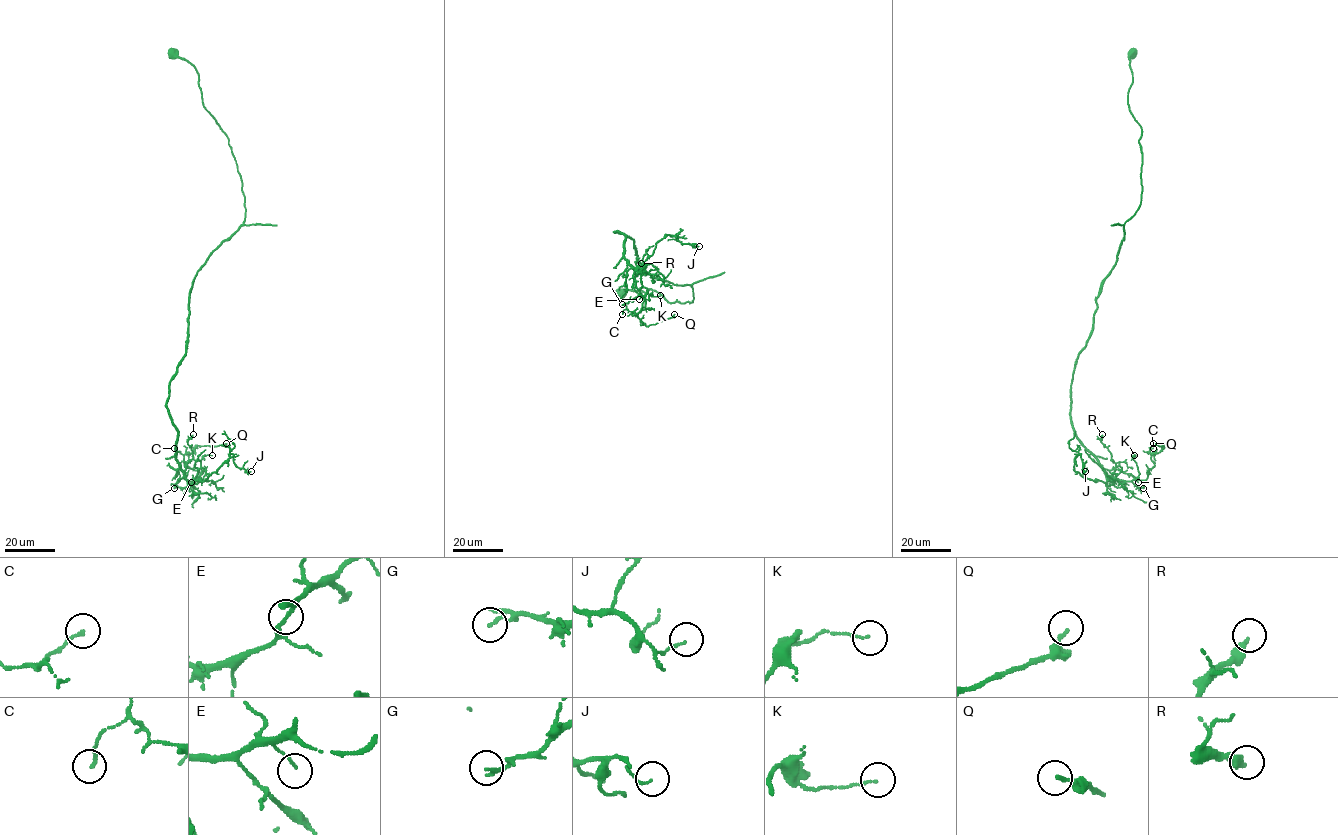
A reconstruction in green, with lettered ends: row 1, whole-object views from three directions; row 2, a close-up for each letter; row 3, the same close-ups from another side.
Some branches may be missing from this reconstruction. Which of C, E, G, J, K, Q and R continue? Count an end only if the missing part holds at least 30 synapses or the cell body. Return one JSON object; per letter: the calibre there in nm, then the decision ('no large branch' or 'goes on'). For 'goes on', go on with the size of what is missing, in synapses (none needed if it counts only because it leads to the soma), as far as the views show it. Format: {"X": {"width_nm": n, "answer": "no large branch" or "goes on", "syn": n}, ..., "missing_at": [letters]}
{"C": {"width_nm": 130, "answer": "no large branch"}, "E": {"width_nm": 80, "answer": "no large branch"}, "G": {"width_nm": 110, "answer": "no large branch"}, "J": {"width_nm": 90, "answer": "no large branch"}, "K": {"width_nm": 80, "answer": "no large branch"}, "Q": {"width_nm": 190, "answer": "no large branch"}, "R": {"width_nm": 360, "answer": "no large branch"}, "missing_at": []}

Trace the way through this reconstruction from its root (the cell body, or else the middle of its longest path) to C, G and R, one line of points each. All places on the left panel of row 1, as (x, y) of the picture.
C: (171, 54), (198, 73), (246, 209), (193, 280), (170, 382), (176, 460), (197, 480), (174, 448)
G: (171, 54), (198, 73), (246, 209), (190, 294), (187, 346), (166, 408), (176, 460), (191, 482), (174, 488)
R: (171, 54), (198, 73), (246, 209), (190, 294), (187, 346), (166, 404), (186, 475), (193, 434)

